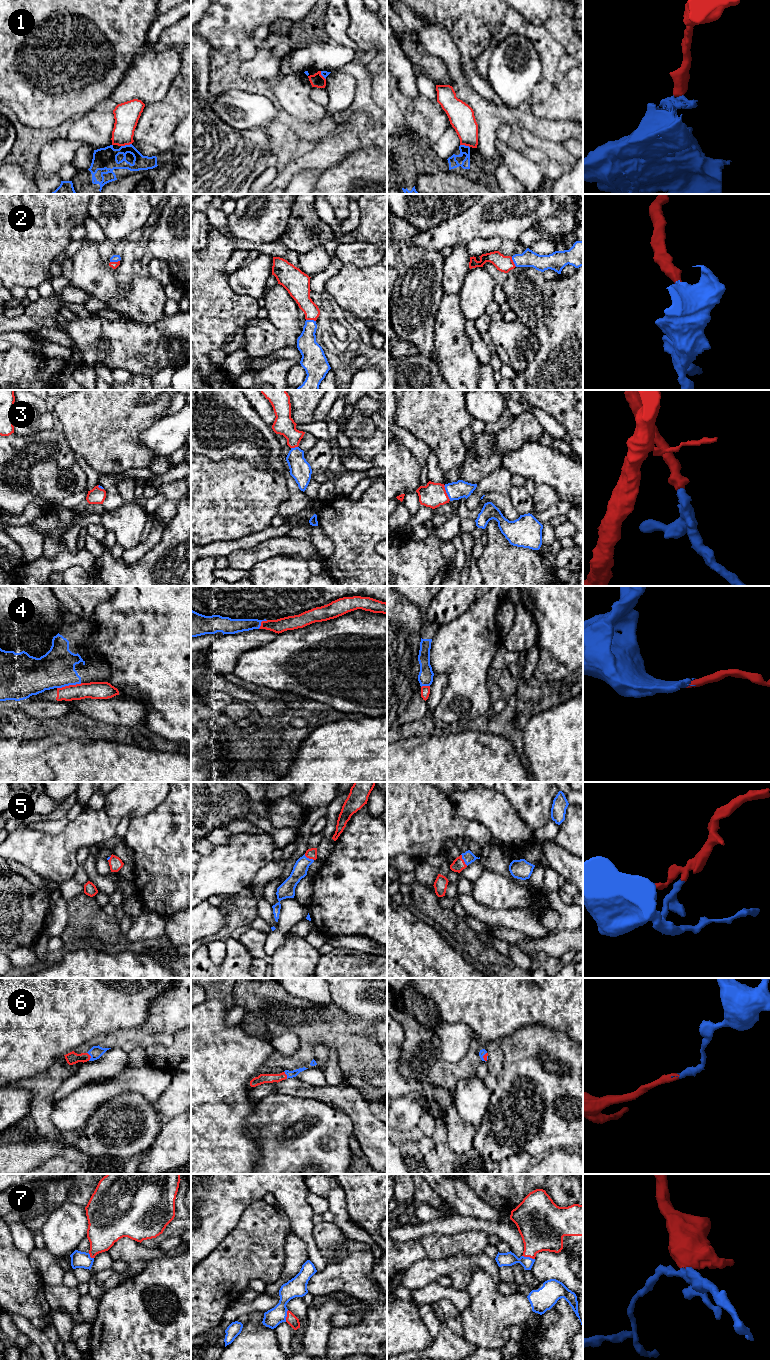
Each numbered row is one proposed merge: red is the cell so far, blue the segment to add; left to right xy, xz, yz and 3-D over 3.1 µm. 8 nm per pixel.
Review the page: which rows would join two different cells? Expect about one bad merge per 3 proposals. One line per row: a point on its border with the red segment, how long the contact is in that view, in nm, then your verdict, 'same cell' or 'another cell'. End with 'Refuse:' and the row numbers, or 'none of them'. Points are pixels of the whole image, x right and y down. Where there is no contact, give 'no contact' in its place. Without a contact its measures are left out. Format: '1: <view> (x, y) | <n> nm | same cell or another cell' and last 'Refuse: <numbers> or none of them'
1: xy (126, 144) | 90 nm | another cell
2: xy (114, 262) | 80 nm | same cell
3: yz (446, 493) | 140 nm | same cell
4: xy (69, 685) | 200 nm | another cell
5: yz (463, 860) | 110 nm | same cell
6: xy (90, 1056) | 70 nm | same cell
7: yz (528, 1256) | 110 nm | same cell
Refuse: 1, 4

